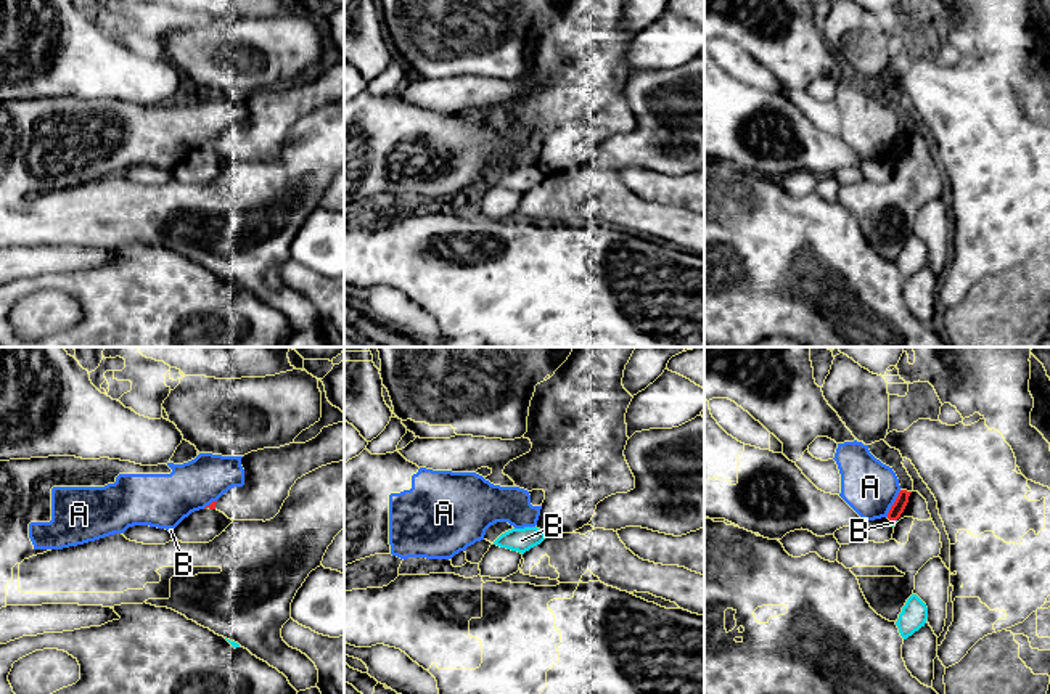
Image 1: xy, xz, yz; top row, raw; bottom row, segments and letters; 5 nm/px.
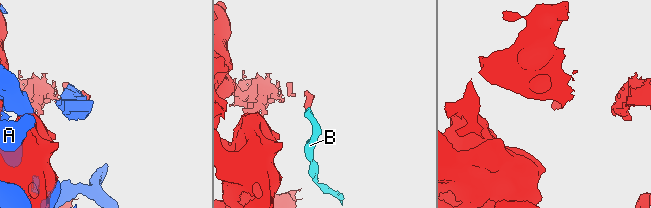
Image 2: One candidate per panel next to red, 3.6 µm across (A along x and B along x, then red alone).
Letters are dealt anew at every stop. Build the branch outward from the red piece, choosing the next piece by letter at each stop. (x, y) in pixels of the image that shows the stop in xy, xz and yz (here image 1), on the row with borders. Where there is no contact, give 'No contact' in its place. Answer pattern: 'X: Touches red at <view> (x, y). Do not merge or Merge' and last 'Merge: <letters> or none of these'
A: Touches red at yz (894, 503). Do not merge
B: Touches red at yz (894, 519). Do not merge
Merge: none of these

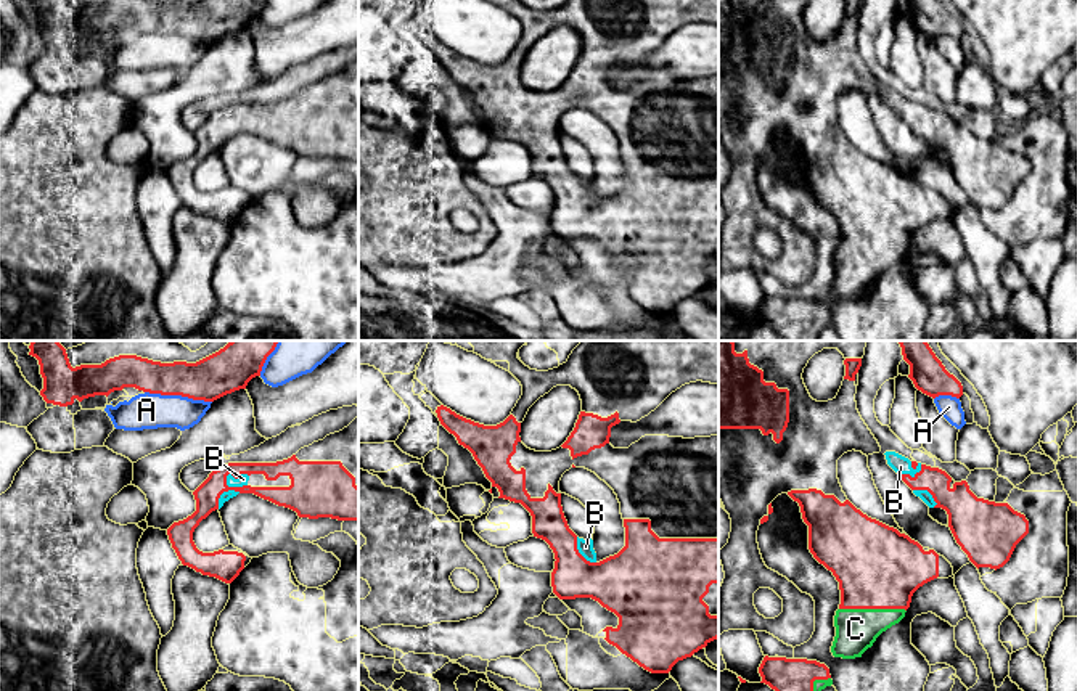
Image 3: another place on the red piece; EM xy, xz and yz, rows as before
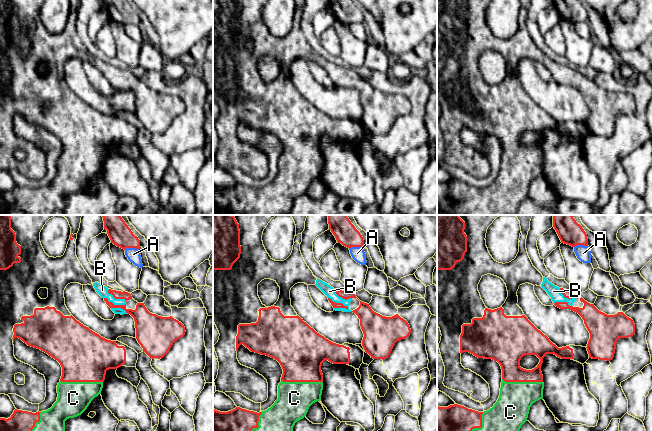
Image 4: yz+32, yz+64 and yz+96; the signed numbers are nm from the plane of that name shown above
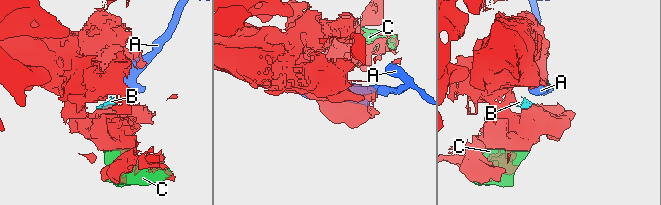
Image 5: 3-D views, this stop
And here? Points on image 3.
A: Touches red at xy (179, 394). Do not merge
B: Touches red at xy (225, 484). Merge
C: Touches red at yz (873, 608). Merge
Merge: B, C

